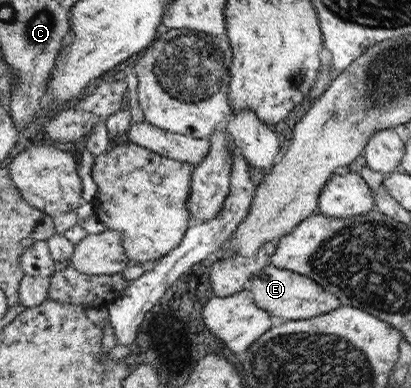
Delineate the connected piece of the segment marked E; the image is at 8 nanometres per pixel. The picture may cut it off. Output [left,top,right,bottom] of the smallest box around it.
[250,264,342,321]

